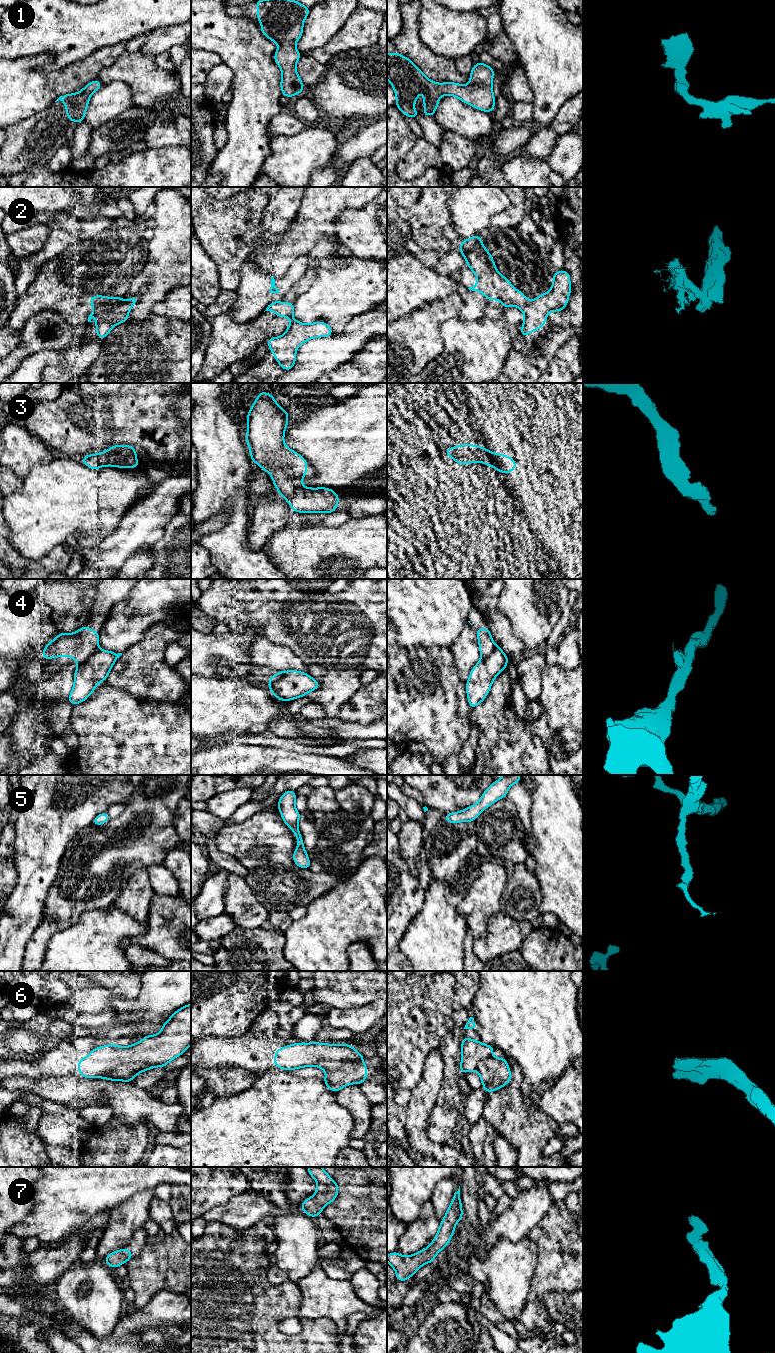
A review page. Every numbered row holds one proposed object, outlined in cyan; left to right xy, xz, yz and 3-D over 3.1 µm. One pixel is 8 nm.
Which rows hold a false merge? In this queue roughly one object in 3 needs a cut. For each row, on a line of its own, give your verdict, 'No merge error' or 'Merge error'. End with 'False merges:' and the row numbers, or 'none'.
1: No merge error
2: Merge error
3: No merge error
4: Merge error
5: No merge error
6: Merge error
7: No merge error
False merges: 2, 4, 6

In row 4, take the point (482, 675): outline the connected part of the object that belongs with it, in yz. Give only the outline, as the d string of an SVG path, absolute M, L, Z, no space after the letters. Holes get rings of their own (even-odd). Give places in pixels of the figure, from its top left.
M495 645L493 652L472 668L466 682L470 710L485 700L494 678L506 669L509 660L502 649Z

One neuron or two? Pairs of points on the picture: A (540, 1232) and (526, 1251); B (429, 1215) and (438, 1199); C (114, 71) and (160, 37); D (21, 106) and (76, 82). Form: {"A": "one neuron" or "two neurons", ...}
{"A": "two neurons", "B": "two neurons", "C": "two neurons", "D": "one neuron"}

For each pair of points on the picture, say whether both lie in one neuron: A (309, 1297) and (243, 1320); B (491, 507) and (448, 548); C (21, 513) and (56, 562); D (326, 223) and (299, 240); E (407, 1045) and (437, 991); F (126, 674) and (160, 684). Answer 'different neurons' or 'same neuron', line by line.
A: different neurons
B: different neurons
C: different neurons
D: same neuron
E: same neuron
F: same neuron

